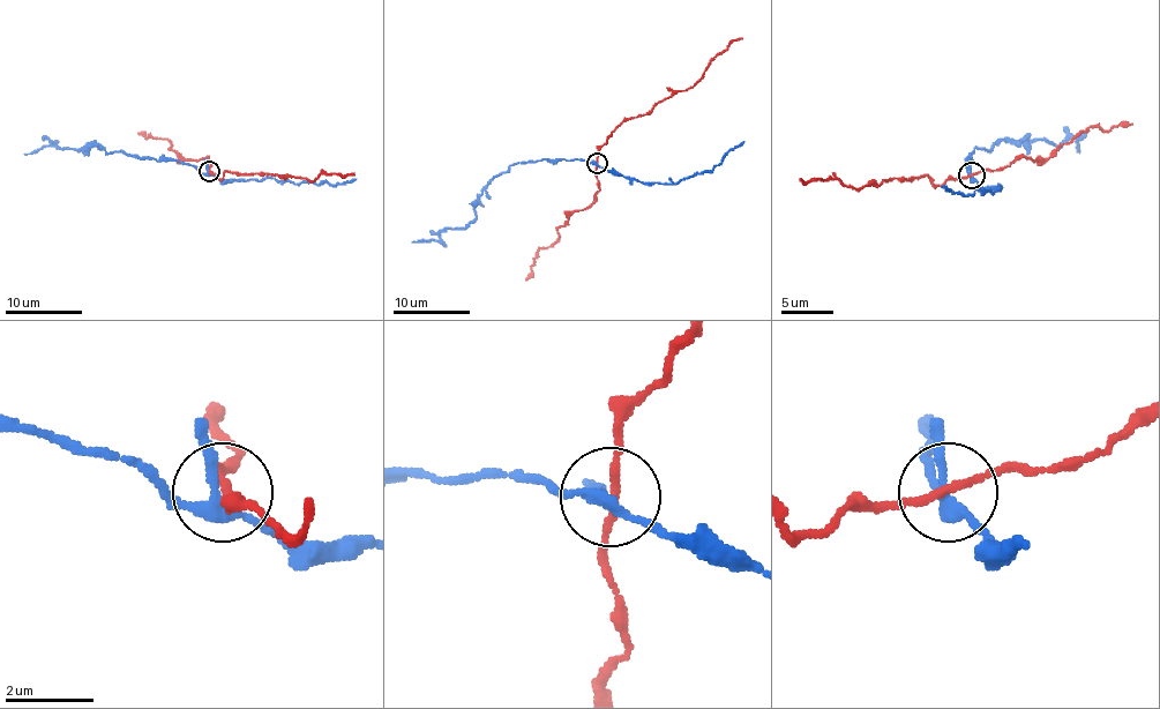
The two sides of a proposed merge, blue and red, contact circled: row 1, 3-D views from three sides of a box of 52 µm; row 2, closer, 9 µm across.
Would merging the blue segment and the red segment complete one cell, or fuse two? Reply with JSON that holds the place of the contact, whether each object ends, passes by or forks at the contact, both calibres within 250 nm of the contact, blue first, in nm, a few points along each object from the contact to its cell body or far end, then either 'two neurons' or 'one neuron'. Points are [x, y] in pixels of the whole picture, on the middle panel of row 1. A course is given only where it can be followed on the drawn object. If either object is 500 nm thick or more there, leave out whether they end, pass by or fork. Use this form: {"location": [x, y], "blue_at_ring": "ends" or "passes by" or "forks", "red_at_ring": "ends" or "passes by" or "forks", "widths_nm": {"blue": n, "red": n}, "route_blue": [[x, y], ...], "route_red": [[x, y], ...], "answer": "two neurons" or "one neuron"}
{"location": [597, 163], "blue_at_ring": "forks", "red_at_ring": "passes by", "widths_nm": {"blue": 240, "red": 160}, "route_blue": [[596, 163], [563, 159], [511, 164], [487, 186], [476, 216], [464, 228], [444, 228], [439, 238], [412, 241]], "route_red": [[596, 163], [598, 149], [625, 120], [645, 114], [659, 102], [688, 90], [709, 64], [741, 38]], "answer": "one neuron"}

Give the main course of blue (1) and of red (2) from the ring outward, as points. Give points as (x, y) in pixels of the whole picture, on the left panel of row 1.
1: (208, 171), (201, 173), (176, 159), (106, 153), (99, 144), (76, 148), (51, 144), (24, 154)
2: (208, 171), (218, 177), (225, 171), (312, 181), (321, 173), (353, 173)

